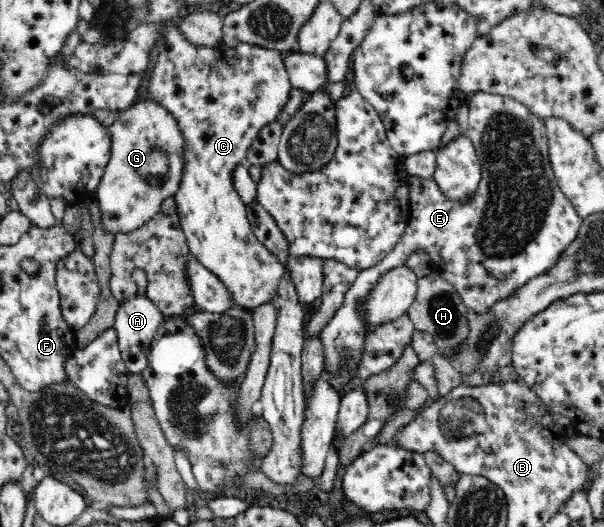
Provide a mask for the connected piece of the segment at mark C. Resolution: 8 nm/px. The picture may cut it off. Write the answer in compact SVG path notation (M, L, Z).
M174 21L163 25L156 49L156 62L146 76L146 98L156 101L172 114L182 133L184 164L174 198L179 224L192 256L229 288L236 307L253 310L273 302L276 300L279 282L289 269L252 233L246 209L248 204L242 201L236 191L233 172L246 161L246 152L259 130L266 123L276 120L286 103L292 86L284 53L244 41L238 42L236 46L227 46L222 40L216 46L196 46L184 38Z

